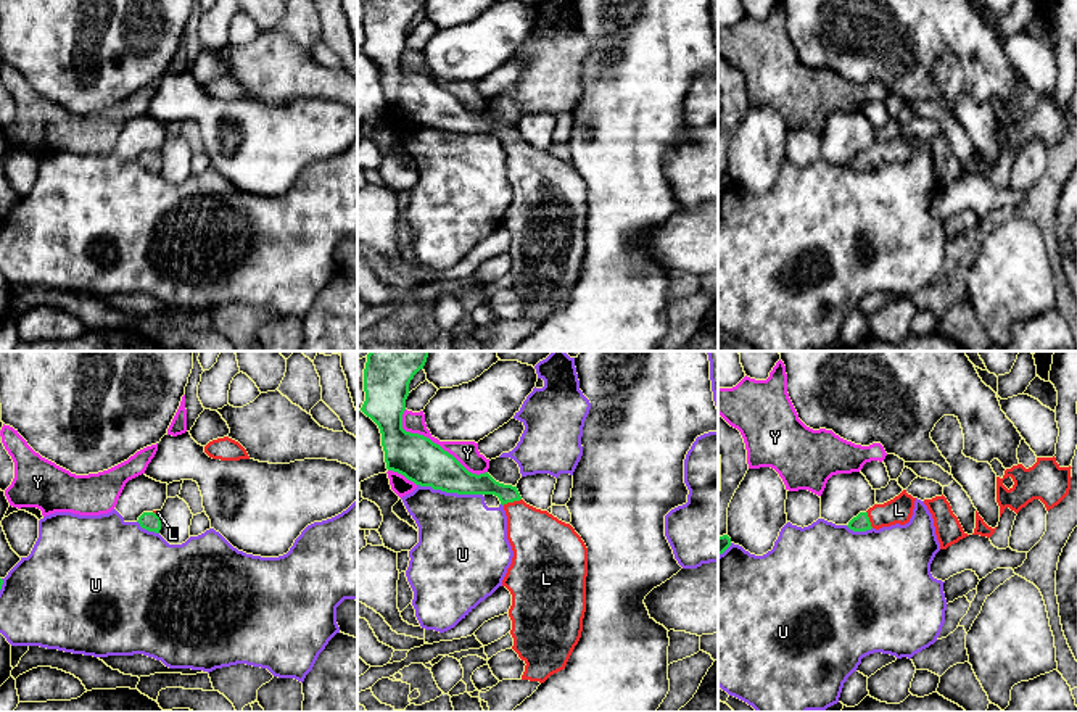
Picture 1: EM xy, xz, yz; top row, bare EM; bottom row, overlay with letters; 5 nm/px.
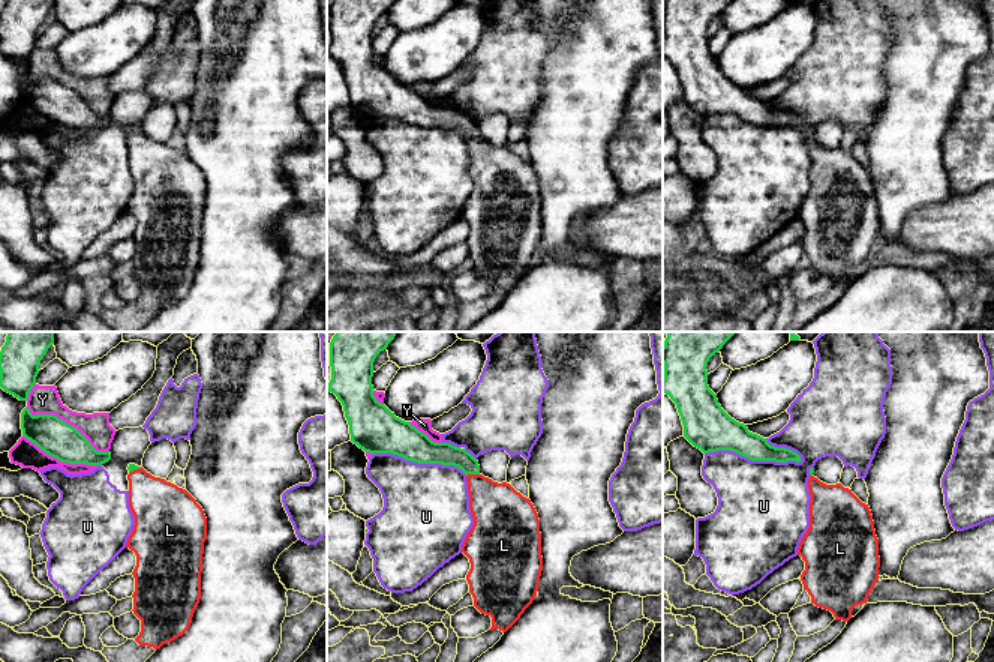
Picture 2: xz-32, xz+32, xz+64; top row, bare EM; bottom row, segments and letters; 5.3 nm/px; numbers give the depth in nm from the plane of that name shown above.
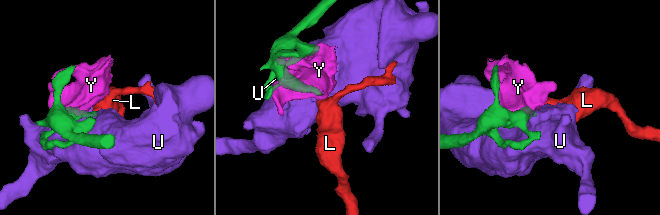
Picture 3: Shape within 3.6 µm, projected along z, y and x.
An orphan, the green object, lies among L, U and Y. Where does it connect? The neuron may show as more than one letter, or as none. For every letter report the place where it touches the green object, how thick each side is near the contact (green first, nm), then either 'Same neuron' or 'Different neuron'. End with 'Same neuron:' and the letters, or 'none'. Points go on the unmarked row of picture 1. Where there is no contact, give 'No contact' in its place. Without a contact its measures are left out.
L: Touches green at xz (511, 140). Thickness 120 nm (green) against 280 nm. Same neuron
U: Touches green at xz (449, 131). Thickness 220 nm (green) against 440 nm. Different neuron
Y: Touches green at xz (435, 82). Thickness 220 nm (green) against 120 nm. Different neuron
Same neuron: L

